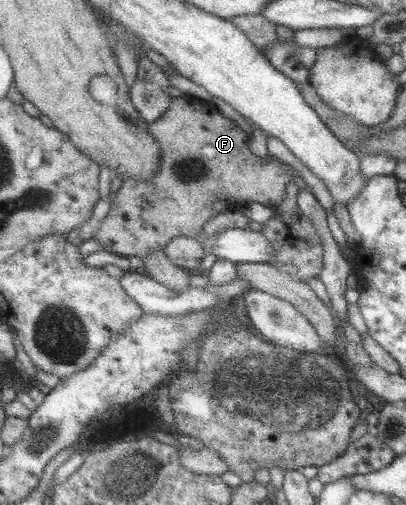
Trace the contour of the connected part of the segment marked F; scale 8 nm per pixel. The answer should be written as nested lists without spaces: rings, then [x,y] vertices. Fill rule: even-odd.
[[[180,96],[171,97],[169,101],[169,107],[159,115],[159,117],[148,124],[149,134],[155,138],[155,142],[159,144],[159,170],[156,170],[156,174],[151,180],[147,182],[141,182],[138,180],[133,180],[132,178],[126,178],[120,181],[122,185],[118,190],[118,193],[109,195],[110,197],[110,207],[109,212],[105,215],[103,221],[97,229],[97,233],[91,239],[97,240],[99,244],[103,247],[103,250],[111,252],[120,257],[131,257],[135,256],[143,259],[146,253],[151,251],[164,250],[167,243],[173,238],[178,236],[185,236],[189,238],[197,238],[202,234],[203,225],[207,220],[212,219],[214,216],[221,212],[231,212],[239,211],[245,202],[256,202],[268,208],[274,209],[277,207],[281,200],[285,196],[285,186],[287,183],[292,181],[292,175],[286,171],[285,164],[281,160],[277,159],[275,156],[269,155],[267,153],[265,156],[257,156],[249,150],[250,136],[239,126],[237,126],[233,121],[223,116],[218,112],[212,111],[212,107],[209,104],[203,103],[201,100],[194,97]]]

